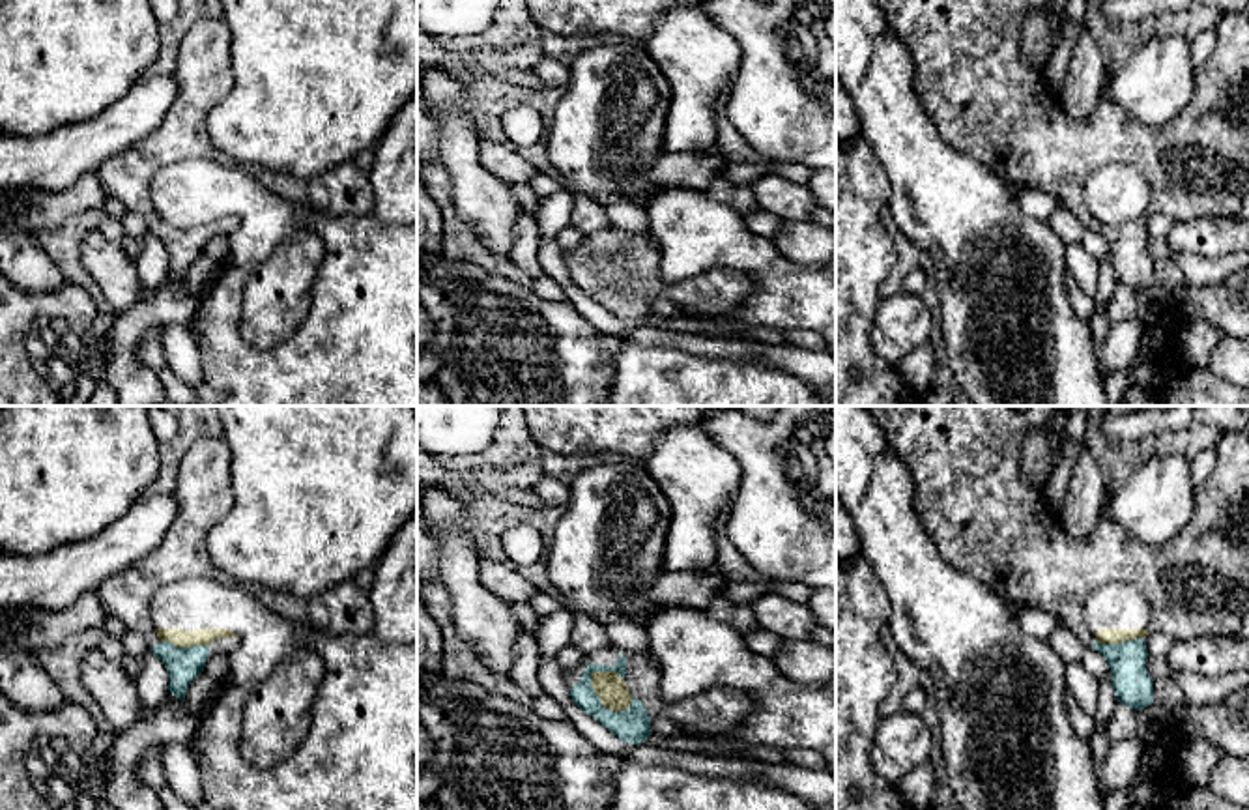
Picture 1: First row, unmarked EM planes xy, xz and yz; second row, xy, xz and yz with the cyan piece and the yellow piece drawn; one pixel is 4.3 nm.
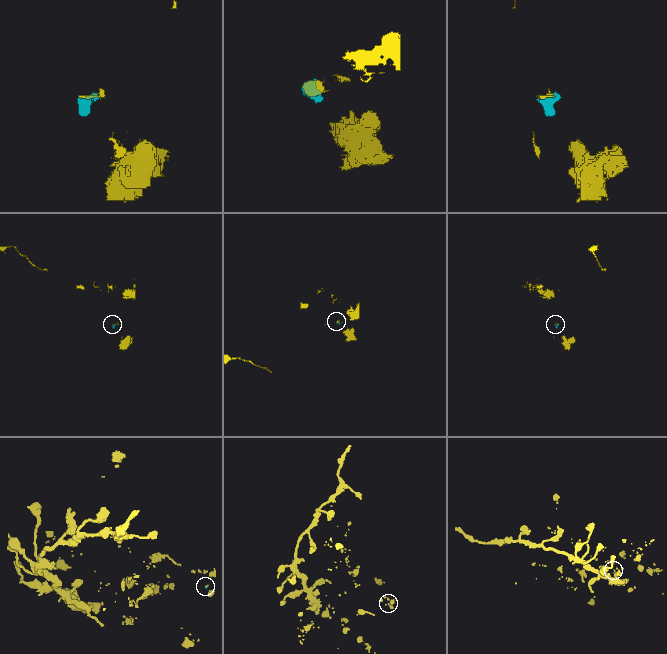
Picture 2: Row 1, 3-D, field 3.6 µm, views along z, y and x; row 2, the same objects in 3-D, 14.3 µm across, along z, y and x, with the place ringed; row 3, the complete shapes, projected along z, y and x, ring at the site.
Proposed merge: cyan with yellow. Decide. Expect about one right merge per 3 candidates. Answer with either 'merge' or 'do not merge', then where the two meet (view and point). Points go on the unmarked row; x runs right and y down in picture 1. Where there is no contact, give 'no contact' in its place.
do not merge | xz (601, 285)

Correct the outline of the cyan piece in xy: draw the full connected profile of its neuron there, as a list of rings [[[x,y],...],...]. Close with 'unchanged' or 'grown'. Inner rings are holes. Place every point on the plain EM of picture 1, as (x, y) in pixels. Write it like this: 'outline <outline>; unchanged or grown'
outline [[[194,22],[181,37],[174,73],[179,94],[161,125],[131,150],[103,163],[95,176],[107,196],[122,200],[127,211],[151,224],[151,232],[168,251],[168,271],[183,284],[189,266],[204,253],[211,234],[208,226],[178,228],[161,223],[150,196],[150,181],[159,168],[185,159],[236,165],[213,148],[206,133],[208,112],[234,86],[232,36],[226,22]]]; grown

